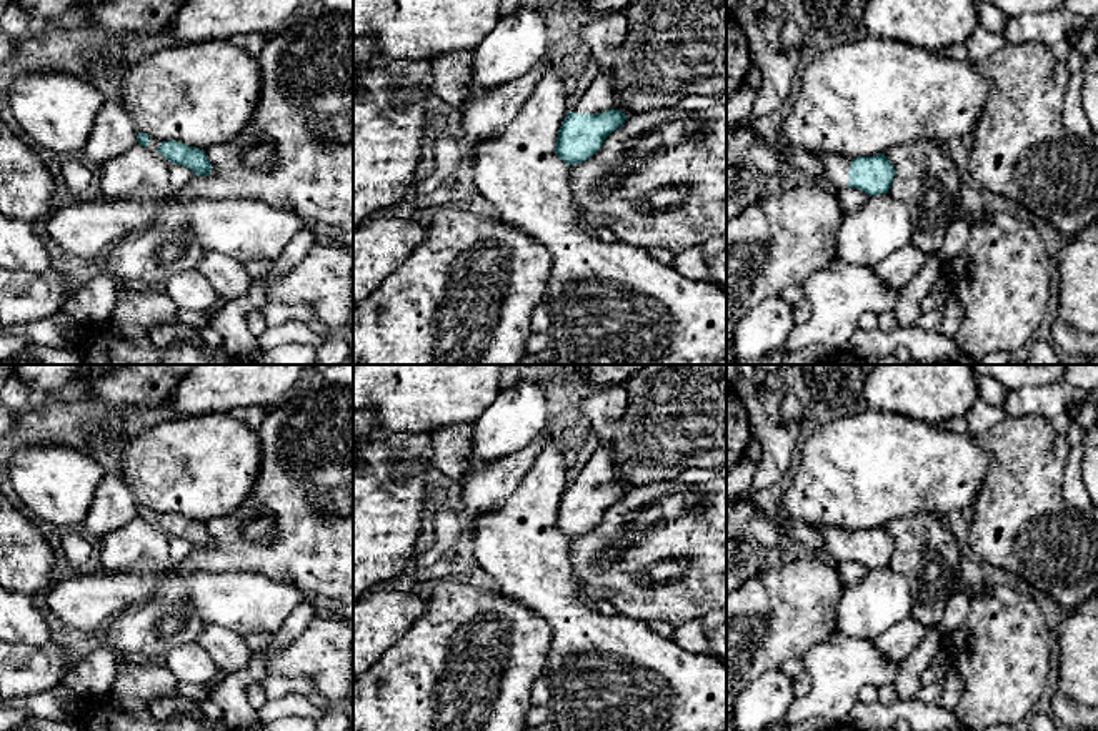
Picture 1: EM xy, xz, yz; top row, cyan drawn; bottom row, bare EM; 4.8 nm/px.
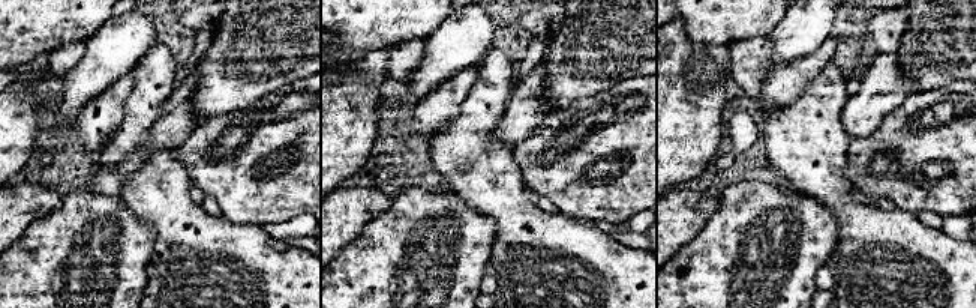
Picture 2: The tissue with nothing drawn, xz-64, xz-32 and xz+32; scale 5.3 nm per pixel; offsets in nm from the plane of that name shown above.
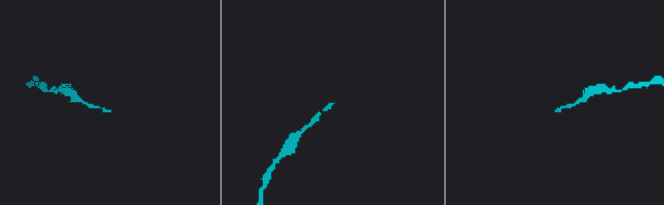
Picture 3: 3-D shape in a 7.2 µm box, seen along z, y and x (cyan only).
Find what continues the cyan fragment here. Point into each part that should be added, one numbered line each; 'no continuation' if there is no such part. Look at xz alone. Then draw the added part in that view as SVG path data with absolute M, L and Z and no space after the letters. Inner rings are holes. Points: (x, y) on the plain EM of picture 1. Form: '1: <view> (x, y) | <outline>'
1: xz (600, 468) | M603 443L593 456L580 470L575 486L601 486L605 483L618 483L613 448Z

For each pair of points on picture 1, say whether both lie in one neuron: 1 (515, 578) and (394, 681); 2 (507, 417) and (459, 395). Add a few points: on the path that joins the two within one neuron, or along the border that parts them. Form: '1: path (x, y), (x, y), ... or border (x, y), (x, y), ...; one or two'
1: border (497, 590), (525, 605), (534, 613); two
2: border (502, 388), (474, 423); two

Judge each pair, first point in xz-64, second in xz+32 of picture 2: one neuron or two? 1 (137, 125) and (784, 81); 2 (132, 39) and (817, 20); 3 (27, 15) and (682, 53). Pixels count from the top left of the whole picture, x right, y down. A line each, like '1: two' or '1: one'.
1: two
2: one
3: two

